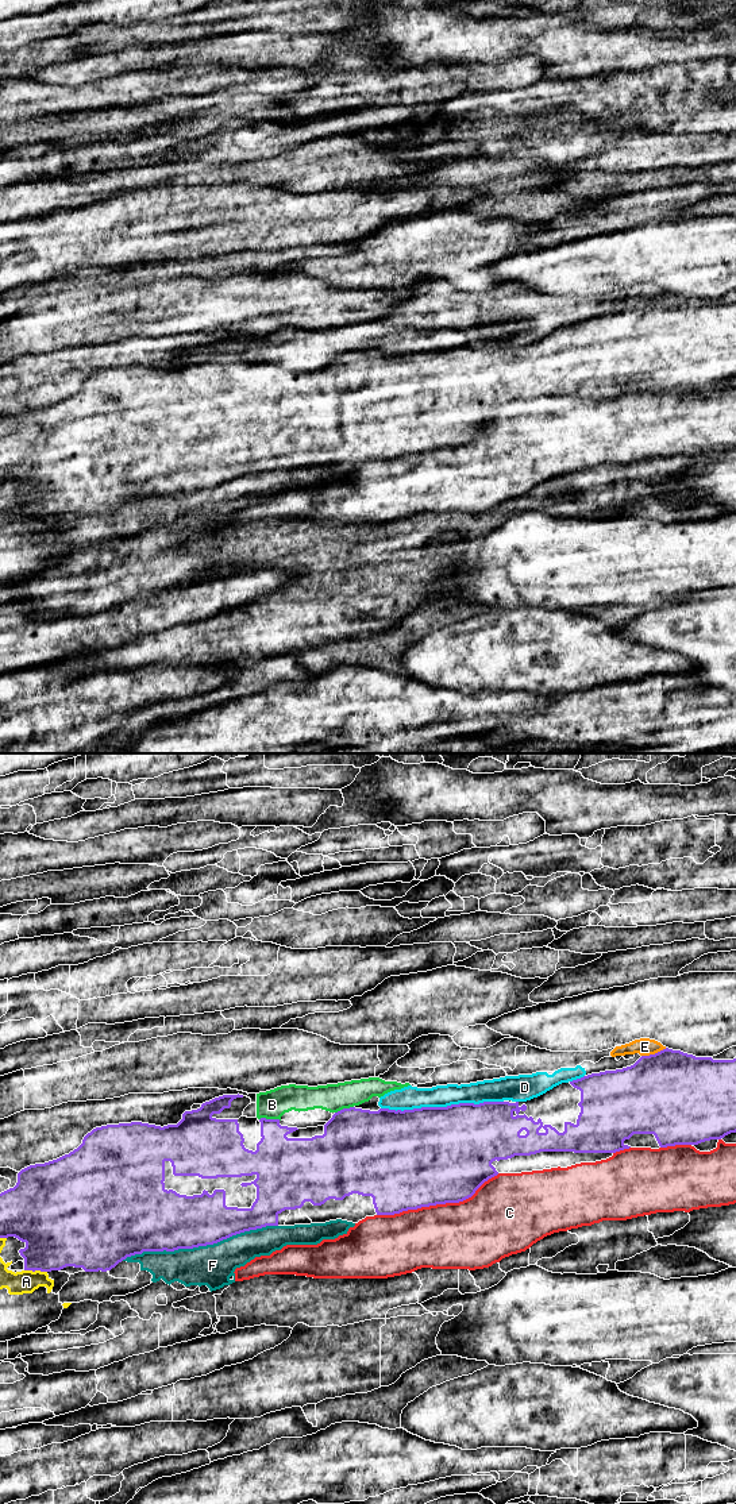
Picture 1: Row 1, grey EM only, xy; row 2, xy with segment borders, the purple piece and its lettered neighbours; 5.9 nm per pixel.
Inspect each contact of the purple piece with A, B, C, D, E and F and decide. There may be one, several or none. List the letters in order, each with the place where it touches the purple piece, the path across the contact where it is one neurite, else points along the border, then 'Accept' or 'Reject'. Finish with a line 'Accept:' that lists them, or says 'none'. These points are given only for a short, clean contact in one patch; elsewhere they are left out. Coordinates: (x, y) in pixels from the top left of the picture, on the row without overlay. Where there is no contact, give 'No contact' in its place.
A: Touches purple at xy (35, 513). Reject
B: Touches purple at xy (270, 363). Boundary: xy (259, 362), (280, 363). Reject
C: Touches purple at xy (438, 447). Reject
D: Touches purple at xy (442, 351). Reject
E: Touches purple at xy (655, 297). Reject
F: Touches purple at xy (199, 489). Reject
Accept: none

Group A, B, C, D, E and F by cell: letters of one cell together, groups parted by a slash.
A / B / C / D E / F

